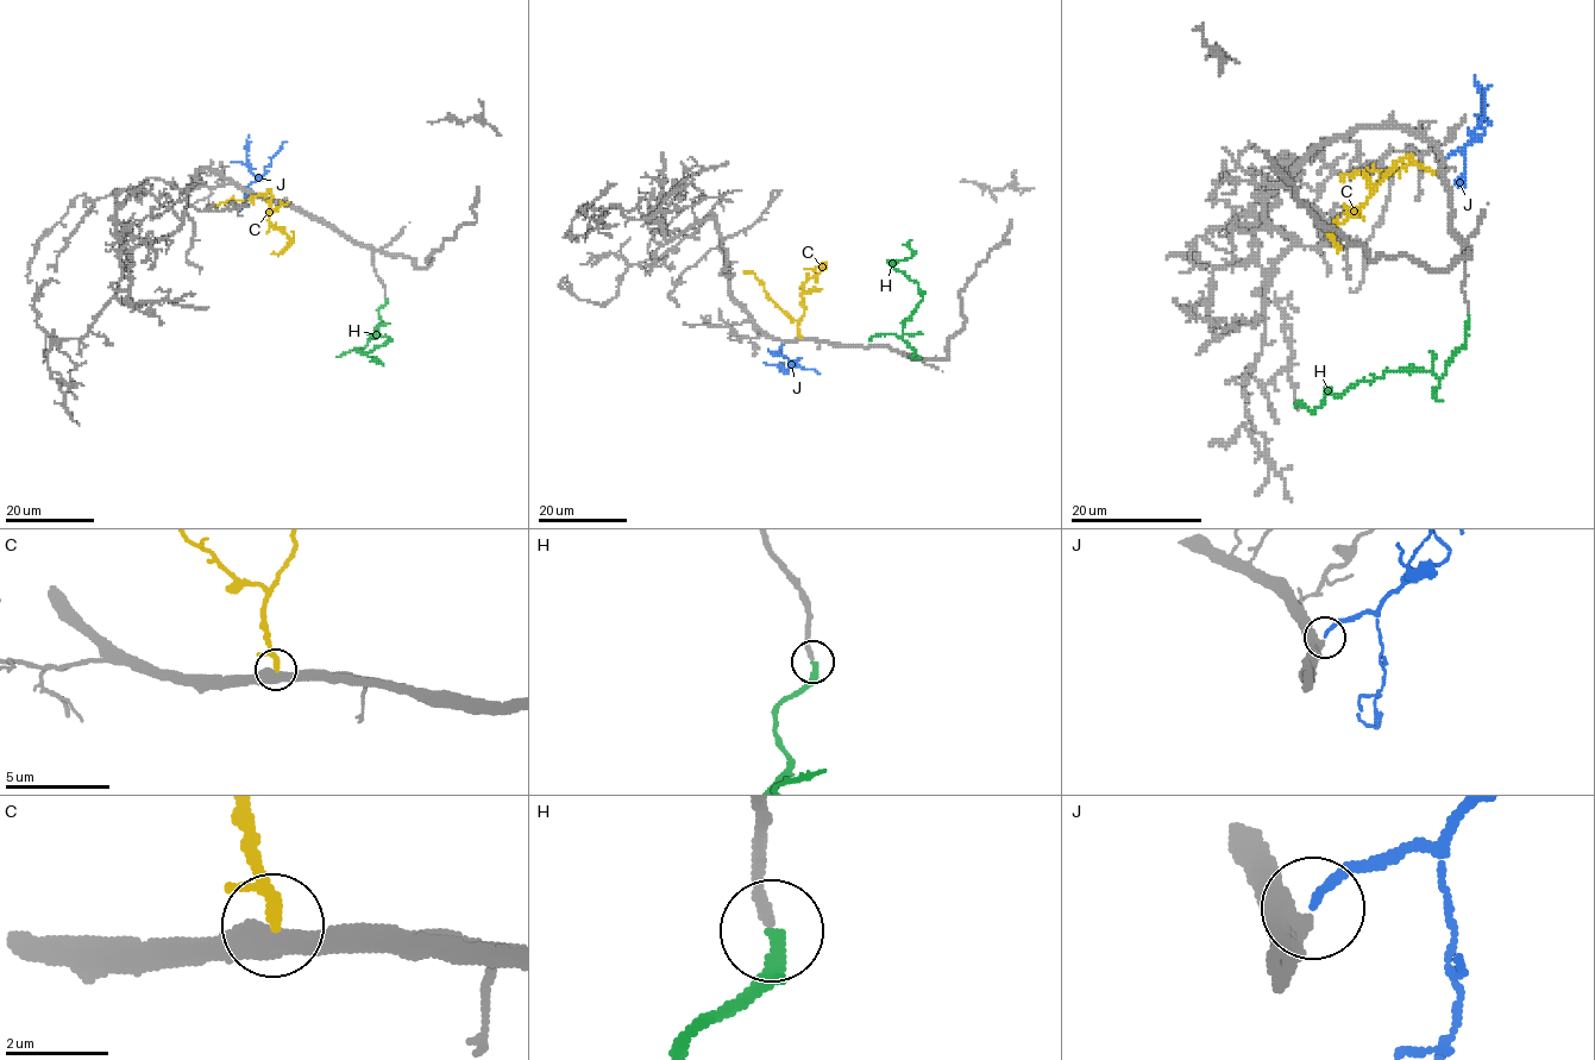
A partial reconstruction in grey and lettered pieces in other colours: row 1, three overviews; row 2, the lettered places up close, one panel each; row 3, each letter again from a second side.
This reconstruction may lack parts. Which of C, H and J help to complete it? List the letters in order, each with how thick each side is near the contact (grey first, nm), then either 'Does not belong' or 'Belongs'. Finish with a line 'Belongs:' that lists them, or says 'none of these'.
C: Thickness 550 nm (grey) against 180 nm. Does not belong
H: Thickness 240 nm (grey) against 240 nm. Belongs
J: Thickness 460 nm (grey) against 160 nm. Belongs
Belongs: H, J

